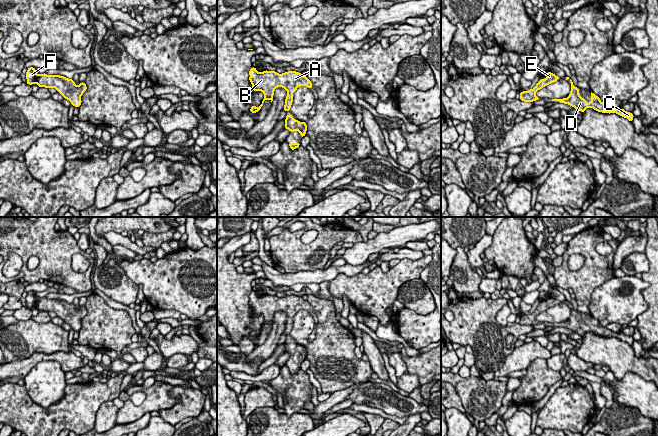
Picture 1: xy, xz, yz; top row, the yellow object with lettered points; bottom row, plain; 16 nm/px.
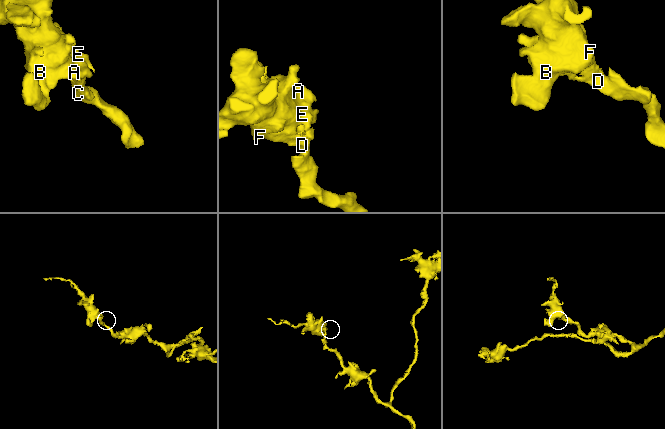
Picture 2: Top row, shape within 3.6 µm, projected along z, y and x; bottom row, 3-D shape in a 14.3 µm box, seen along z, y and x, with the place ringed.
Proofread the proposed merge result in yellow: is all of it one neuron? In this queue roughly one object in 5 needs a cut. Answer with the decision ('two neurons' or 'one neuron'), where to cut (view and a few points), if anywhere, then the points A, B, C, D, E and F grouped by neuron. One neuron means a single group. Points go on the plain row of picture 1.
one neuron; cut none; groups A B C D E F

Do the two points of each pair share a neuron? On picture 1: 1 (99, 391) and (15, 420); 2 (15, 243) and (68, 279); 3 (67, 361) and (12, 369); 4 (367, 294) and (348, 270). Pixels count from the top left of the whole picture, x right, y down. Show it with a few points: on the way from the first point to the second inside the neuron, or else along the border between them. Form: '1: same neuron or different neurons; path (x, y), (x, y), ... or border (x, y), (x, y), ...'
1: same neuron; path (78, 406), (71, 413), (52, 420), (36, 420)
2: same neuron; path (28, 243), (32, 243), (55, 266)
3: same neuron; path (53, 357), (38, 357), (26, 365)
4: different neurons; border (360, 272), (354, 275), (338, 274), (330, 281)

